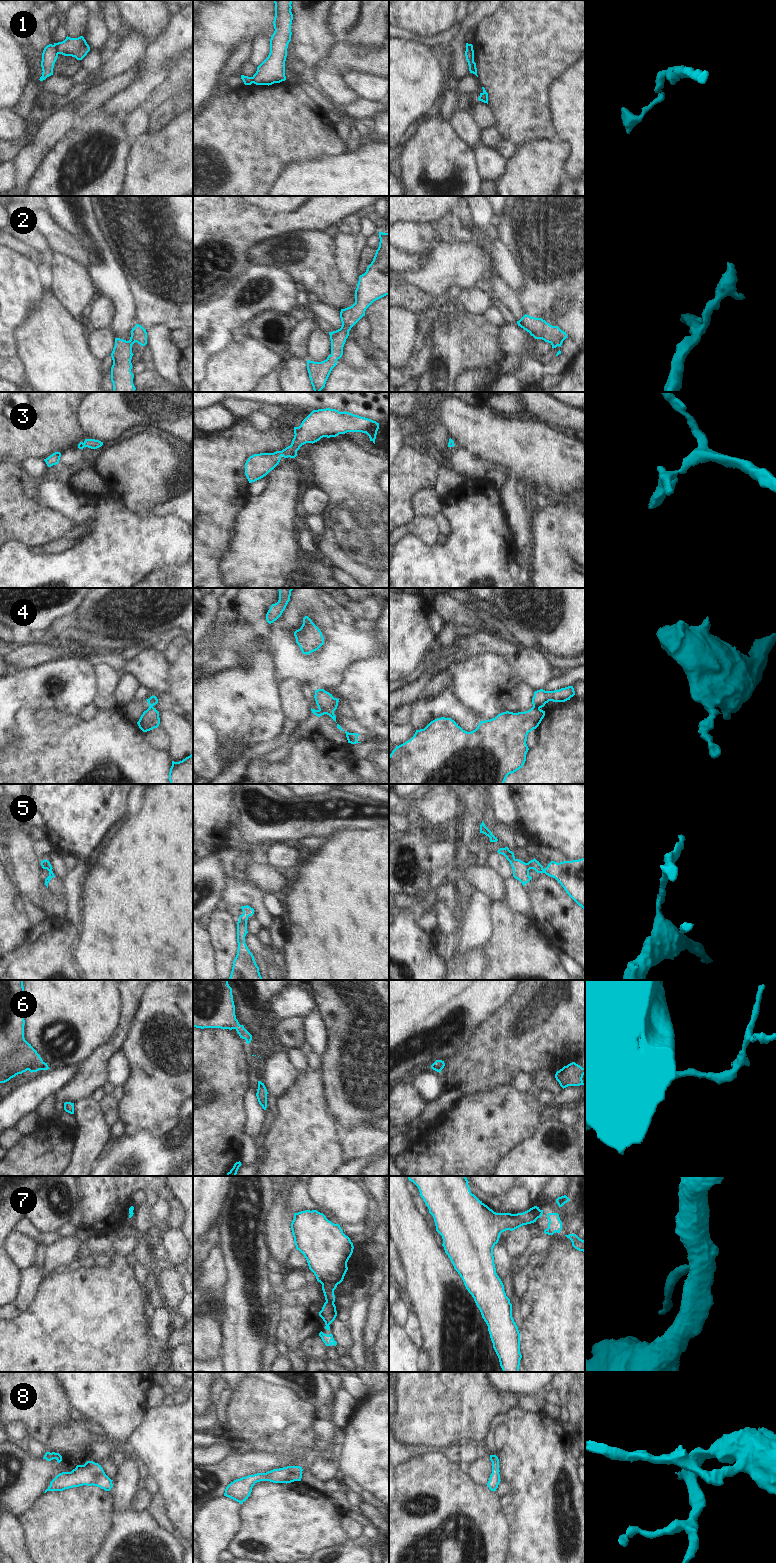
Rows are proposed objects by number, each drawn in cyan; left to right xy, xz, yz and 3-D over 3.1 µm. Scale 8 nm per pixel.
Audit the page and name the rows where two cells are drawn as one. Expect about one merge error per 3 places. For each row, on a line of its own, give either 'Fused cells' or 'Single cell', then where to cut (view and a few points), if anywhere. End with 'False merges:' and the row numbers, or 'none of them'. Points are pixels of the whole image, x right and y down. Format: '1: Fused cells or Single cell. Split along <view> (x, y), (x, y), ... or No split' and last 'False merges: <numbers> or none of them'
1: Fused cells. Split along xy (53, 45), (58, 53)
2: Single cell. No split
3: Single cell. No split
4: Fused cells. Split along yz (533, 706), (539, 709)
5: Fused cells. Split along xz (239, 920), (246, 924)
6: Single cell. No split
7: Fused cells. Split along yz (539, 1209), (539, 1217)
8: Single cell. No split
False merges: 1, 4, 5, 7.

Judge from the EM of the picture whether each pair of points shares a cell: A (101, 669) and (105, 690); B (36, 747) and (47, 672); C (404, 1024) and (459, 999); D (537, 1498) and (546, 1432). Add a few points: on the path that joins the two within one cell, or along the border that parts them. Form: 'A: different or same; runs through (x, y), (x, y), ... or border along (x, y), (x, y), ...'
A: same; runs through (103, 674), (105, 685)
B: different; border along (19, 710), (55, 710), (65, 714)
C: same; runs through (418, 1010), (429, 999), (445, 999)
D: same; runs through (540, 1482), (540, 1448)

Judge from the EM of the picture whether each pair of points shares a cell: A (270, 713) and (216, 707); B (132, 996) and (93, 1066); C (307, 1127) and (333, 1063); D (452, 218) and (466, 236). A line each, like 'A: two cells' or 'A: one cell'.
A: one cell
B: one cell
C: two cells
D: one cell

